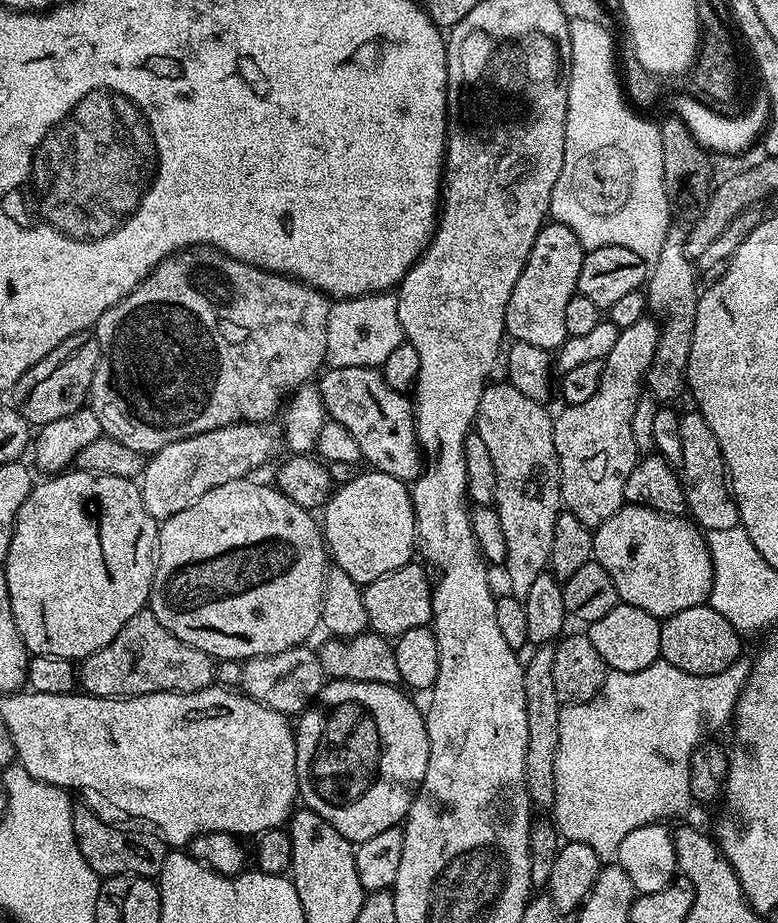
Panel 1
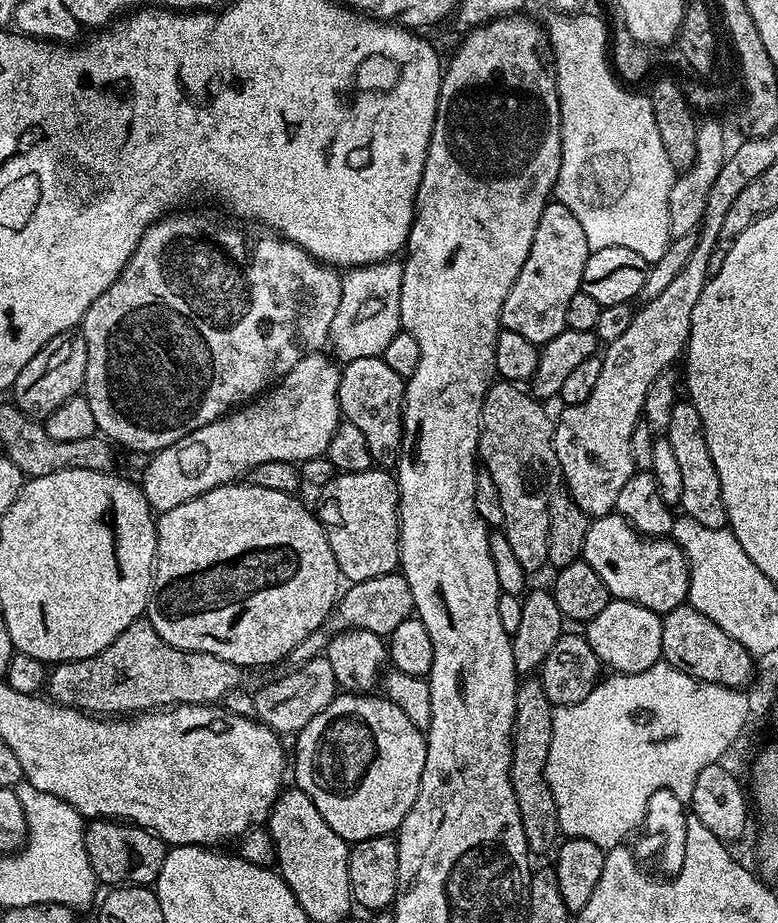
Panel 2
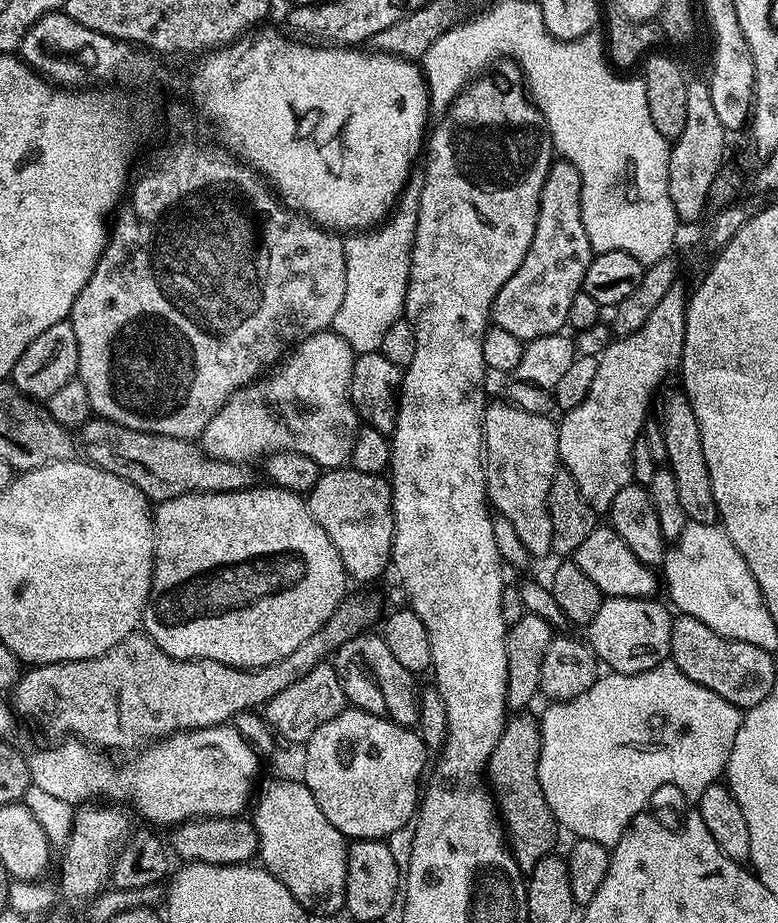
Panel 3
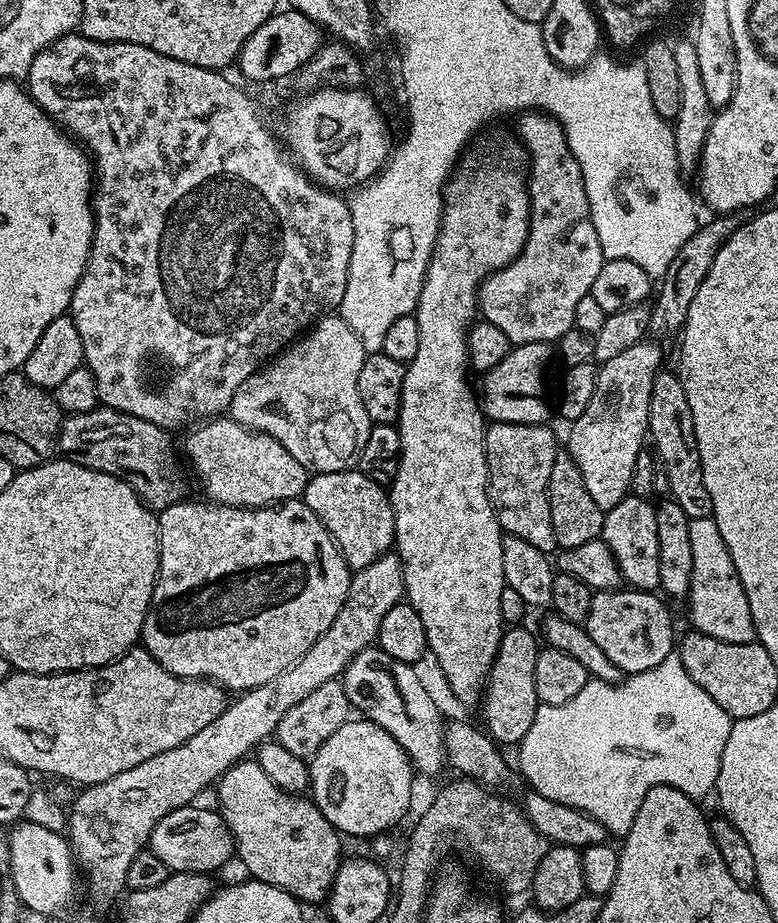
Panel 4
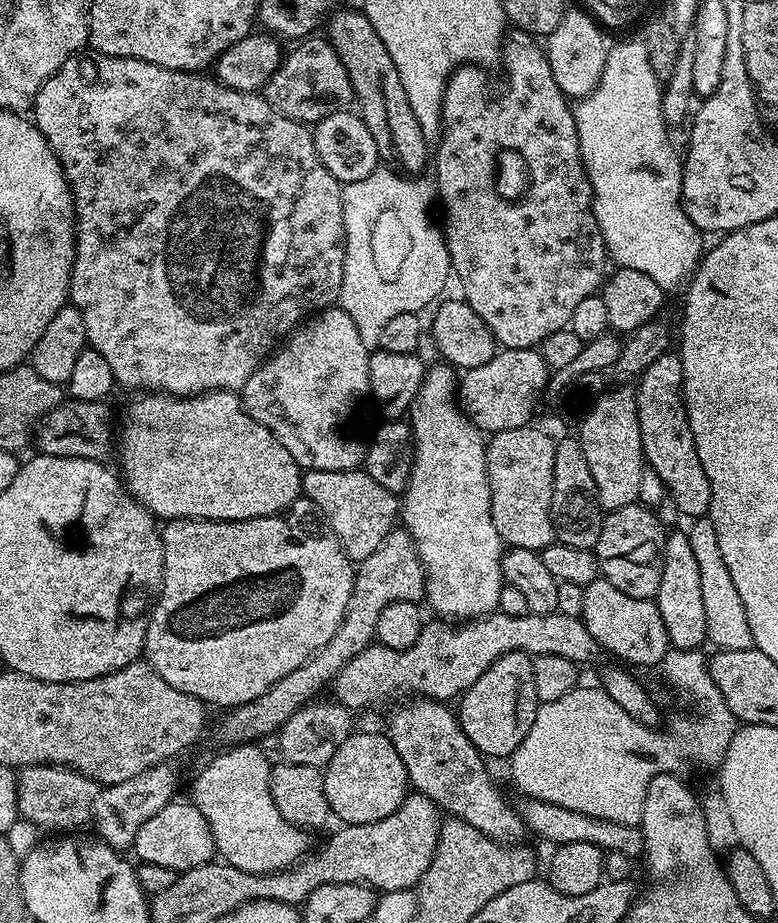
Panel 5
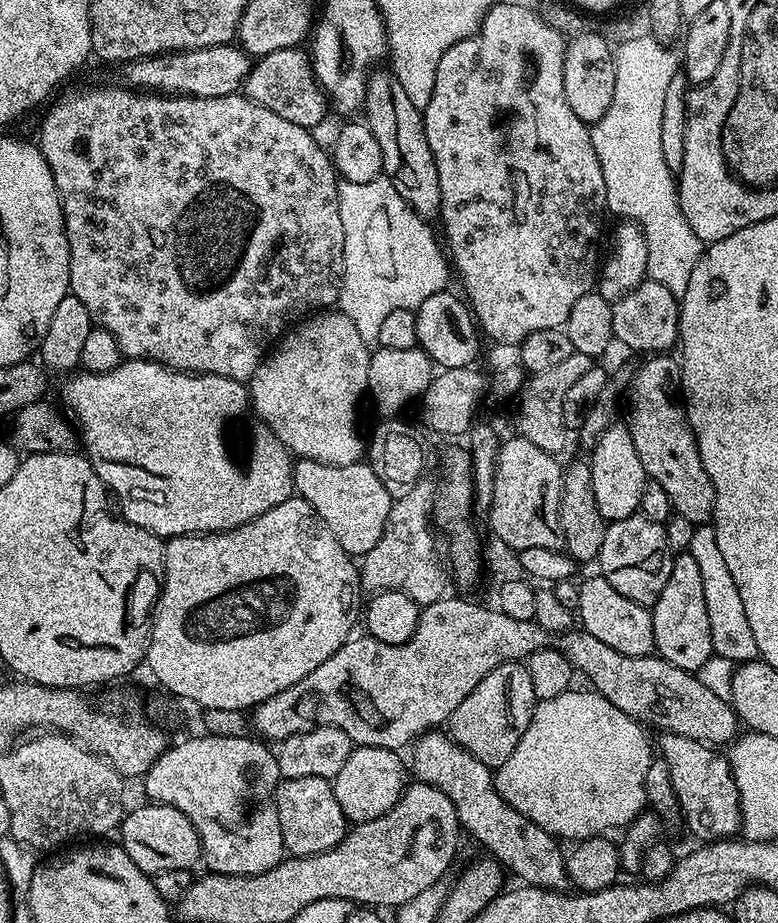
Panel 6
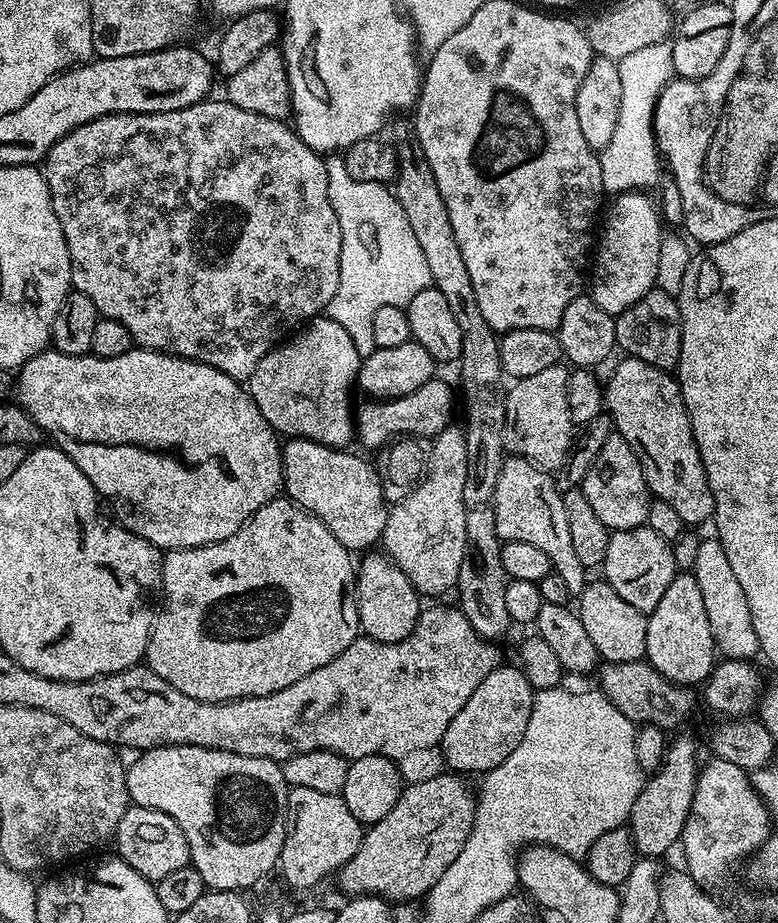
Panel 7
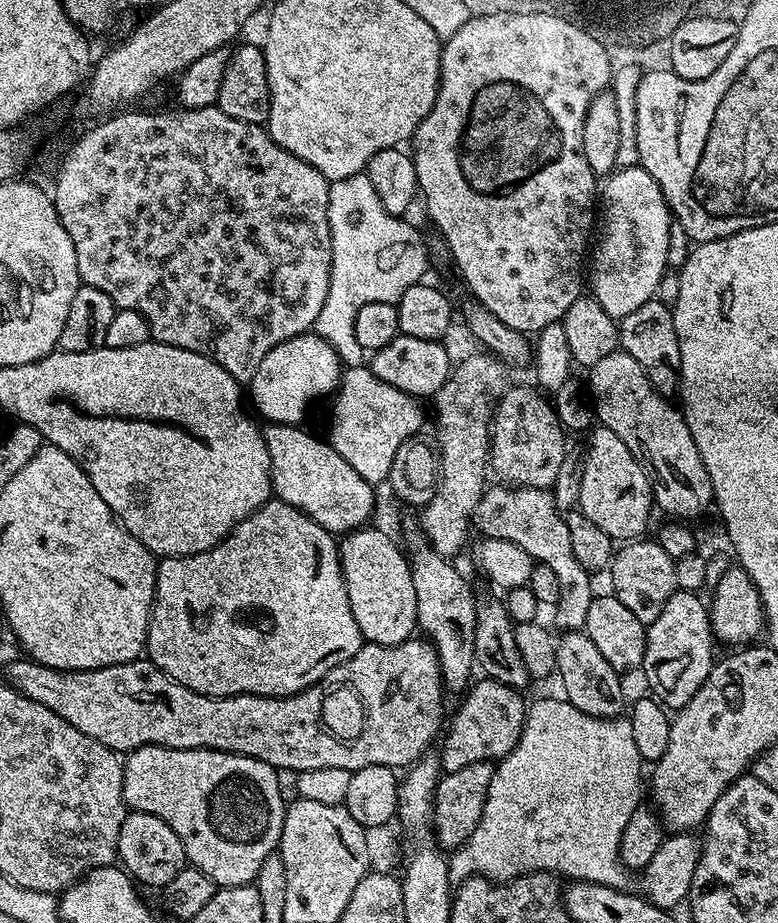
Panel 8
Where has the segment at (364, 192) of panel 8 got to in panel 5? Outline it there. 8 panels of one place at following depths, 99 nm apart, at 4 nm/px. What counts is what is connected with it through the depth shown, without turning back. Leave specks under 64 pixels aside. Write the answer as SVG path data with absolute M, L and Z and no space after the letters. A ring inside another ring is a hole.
M377 166L366 178L349 180L340 189L344 219L344 273L339 307L350 314L362 342L369 350L380 347L382 330L397 314L423 313L423 308L437 303L440 291L453 275L452 257L444 241L441 225L432 221L432 208L438 193L433 181L401 174L388 166Z

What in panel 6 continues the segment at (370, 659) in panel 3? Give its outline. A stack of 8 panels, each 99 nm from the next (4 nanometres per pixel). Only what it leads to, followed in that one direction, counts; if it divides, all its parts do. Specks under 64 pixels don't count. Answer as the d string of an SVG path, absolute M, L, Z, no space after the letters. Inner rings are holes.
M433 730L424 733L419 740L411 745L412 764L410 760L410 772L412 772L417 781L422 784L429 784L438 790L442 790L442 794L446 794L446 798L450 798L450 802L454 804L454 810L458 814L458 822L461 829L465 833L468 832L485 848L487 855L495 860L497 864L503 866L509 873L512 872L517 876L517 881L523 882L525 885L534 888L550 888L553 890L564 890L569 887L568 871L564 865L566 856L562 851L561 845L558 843L557 837L551 836L546 830L542 830L534 822L530 822L522 814L518 814L518 810L514 810L514 806L510 806L503 798L496 793L496 782L494 779L493 769L488 768L482 762L478 762L478 758L474 758L472 754L467 752L461 744L457 744L447 731Z

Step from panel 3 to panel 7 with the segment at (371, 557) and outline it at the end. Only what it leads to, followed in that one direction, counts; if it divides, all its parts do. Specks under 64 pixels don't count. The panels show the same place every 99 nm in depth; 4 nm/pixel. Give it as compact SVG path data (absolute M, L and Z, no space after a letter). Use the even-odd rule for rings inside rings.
M288 438L283 441L282 488L287 499L318 519L353 553L360 554L371 544L381 543L389 505L384 499L380 473L352 450L331 448L313 440Z

